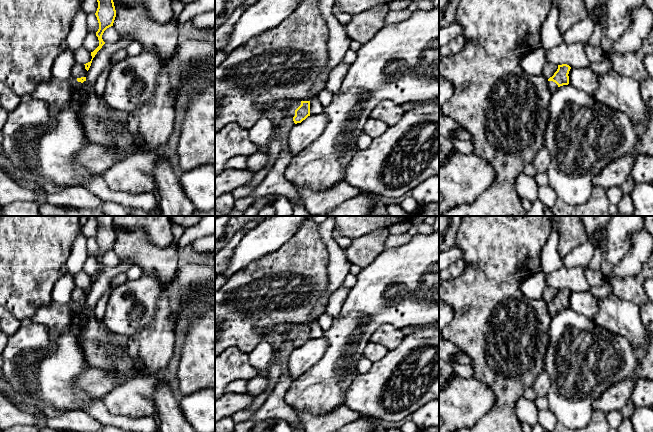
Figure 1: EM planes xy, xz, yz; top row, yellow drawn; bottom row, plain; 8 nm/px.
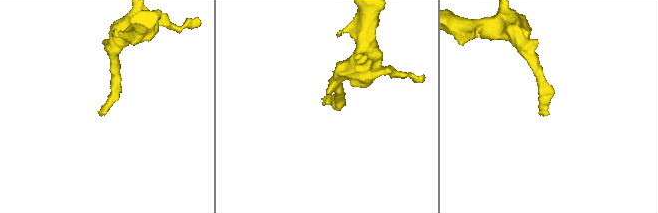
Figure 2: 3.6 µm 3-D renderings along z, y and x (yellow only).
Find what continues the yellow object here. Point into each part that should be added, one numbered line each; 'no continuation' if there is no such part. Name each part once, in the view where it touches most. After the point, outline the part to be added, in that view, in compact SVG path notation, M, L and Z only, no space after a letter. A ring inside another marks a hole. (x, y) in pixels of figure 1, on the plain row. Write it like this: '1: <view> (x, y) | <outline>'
1: xz (278, 335) | M280 324L274 327L269 332L267 332L262 337L261 341L268 342L272 346L277 356L275 364L273 365L273 367L270 369L268 373L269 386L266 391L264 391L263 393L255 397L254 403L249 409L239 411L232 416L232 419L235 424L249 420L251 416L263 406L263 404L269 397L270 393L273 391L280 377L281 367L279 361L279 352L281 350L281 346L287 340L293 342L295 340L295 334L300 329L301 329L300 324L294 324L291 327L285 327L283 324Z

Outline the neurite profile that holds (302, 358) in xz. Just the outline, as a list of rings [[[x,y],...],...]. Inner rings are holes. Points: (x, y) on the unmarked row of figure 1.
[[[324,336],[310,339],[301,347],[295,348],[289,356],[287,368],[292,380],[299,378],[324,355],[328,346]]]

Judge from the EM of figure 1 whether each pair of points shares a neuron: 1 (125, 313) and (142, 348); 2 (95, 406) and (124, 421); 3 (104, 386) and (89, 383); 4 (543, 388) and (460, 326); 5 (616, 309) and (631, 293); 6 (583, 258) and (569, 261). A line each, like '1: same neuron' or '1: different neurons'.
1: different neurons
2: same neuron
3: same neuron
4: different neurons
5: different neurons
6: same neuron

